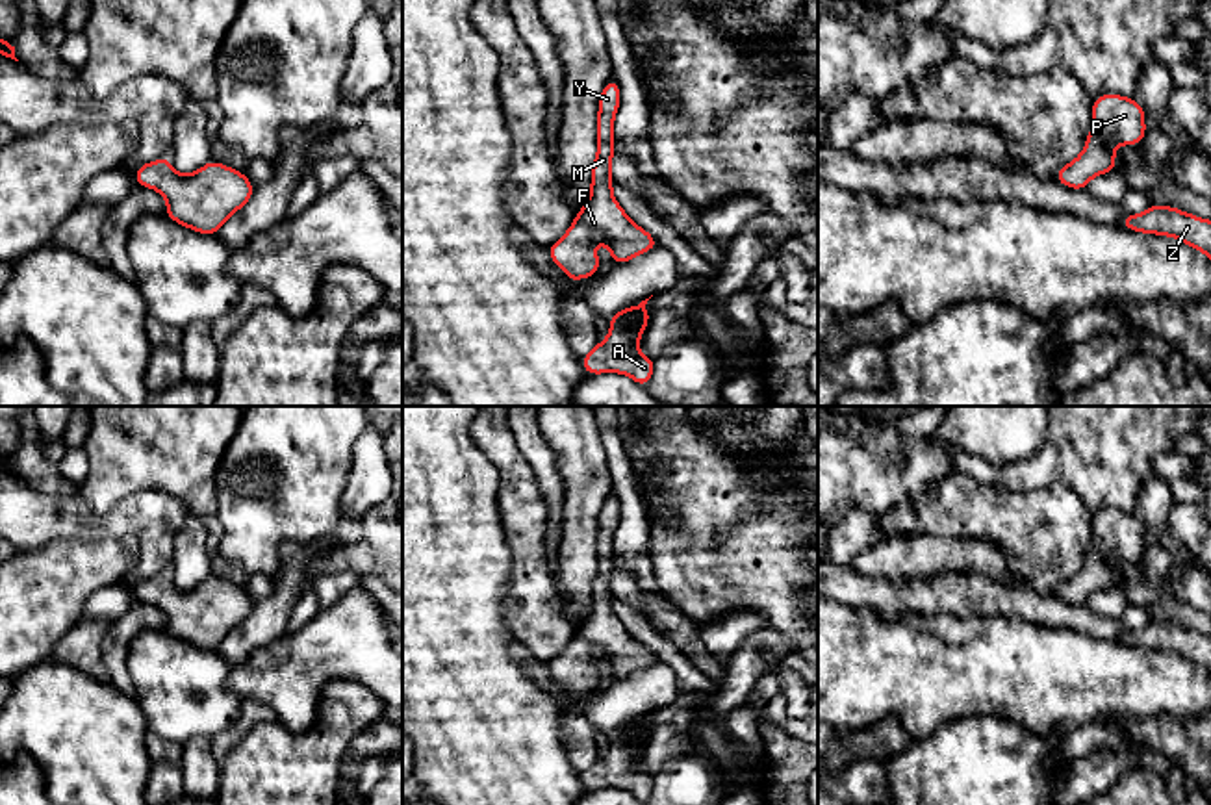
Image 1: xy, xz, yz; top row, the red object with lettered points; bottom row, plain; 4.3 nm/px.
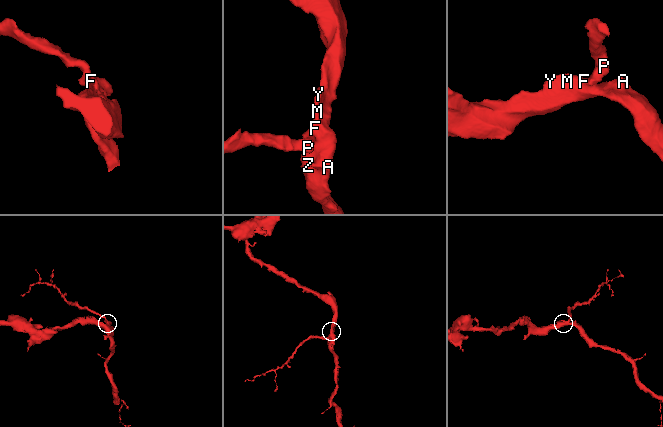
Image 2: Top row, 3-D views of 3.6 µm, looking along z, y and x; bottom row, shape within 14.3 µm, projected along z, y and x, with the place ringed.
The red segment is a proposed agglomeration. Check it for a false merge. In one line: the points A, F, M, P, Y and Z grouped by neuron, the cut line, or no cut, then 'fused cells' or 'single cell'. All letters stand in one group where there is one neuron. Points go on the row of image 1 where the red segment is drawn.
A F M P Y Z; no cut; single cell

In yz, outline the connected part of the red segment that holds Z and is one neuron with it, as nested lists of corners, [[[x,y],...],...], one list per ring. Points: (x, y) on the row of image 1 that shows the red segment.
[[[1150,204],[1150,208],[1139,215],[1124,213],[1122,226],[1142,234],[1178,237],[1181,243],[1211,258],[1211,221],[1172,206]]]

